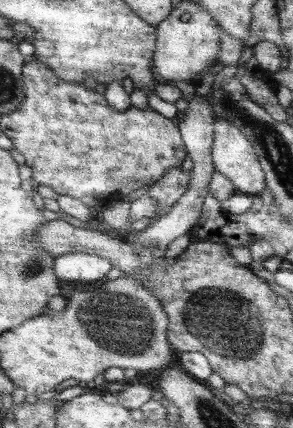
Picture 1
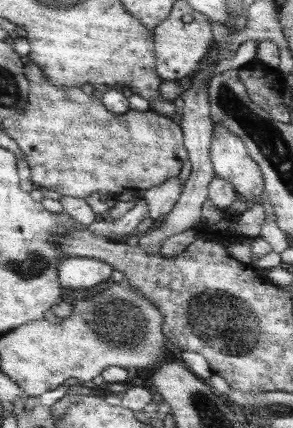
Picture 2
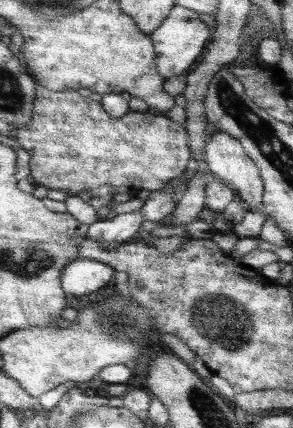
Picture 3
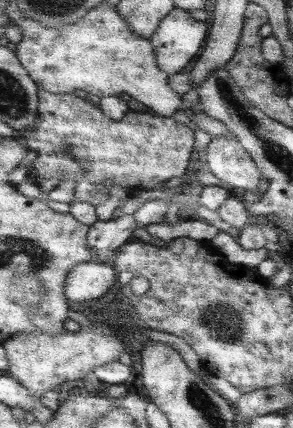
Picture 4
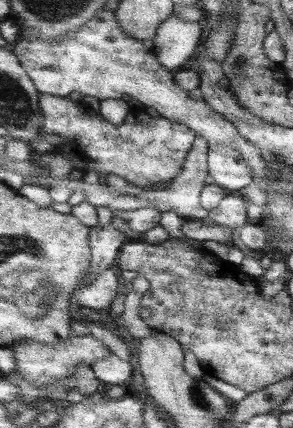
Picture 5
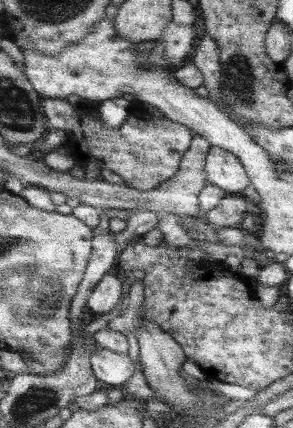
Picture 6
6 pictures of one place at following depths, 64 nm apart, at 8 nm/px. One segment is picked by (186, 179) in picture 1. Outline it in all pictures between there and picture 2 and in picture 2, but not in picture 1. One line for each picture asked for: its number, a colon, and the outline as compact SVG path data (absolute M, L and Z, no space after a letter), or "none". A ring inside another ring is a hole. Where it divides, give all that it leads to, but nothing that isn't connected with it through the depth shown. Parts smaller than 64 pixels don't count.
2: M173 176L165 184L161 184L159 188L147 190L143 198L149 204L151 220L161 220L161 218L169 216L173 212L173 208L177 206L177 202L181 200L185 188L187 188L187 182L183 184L183 180L179 176Z

